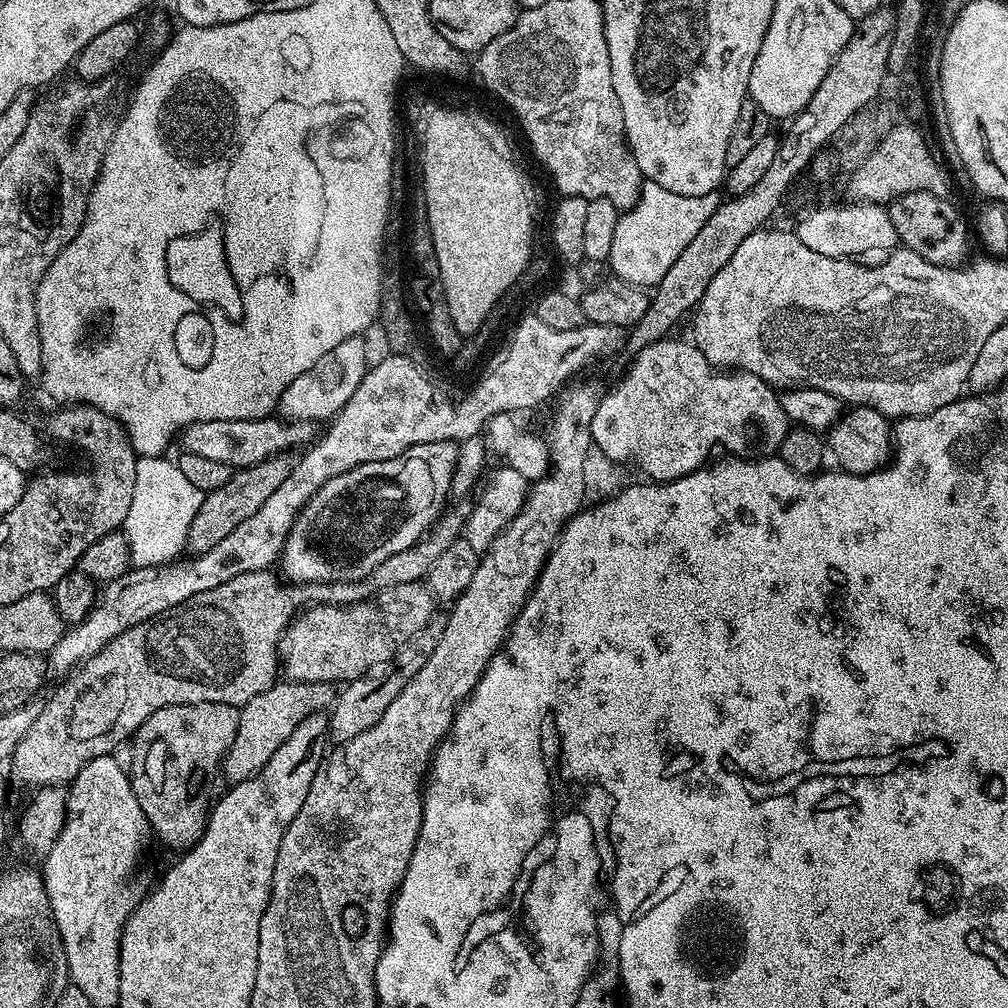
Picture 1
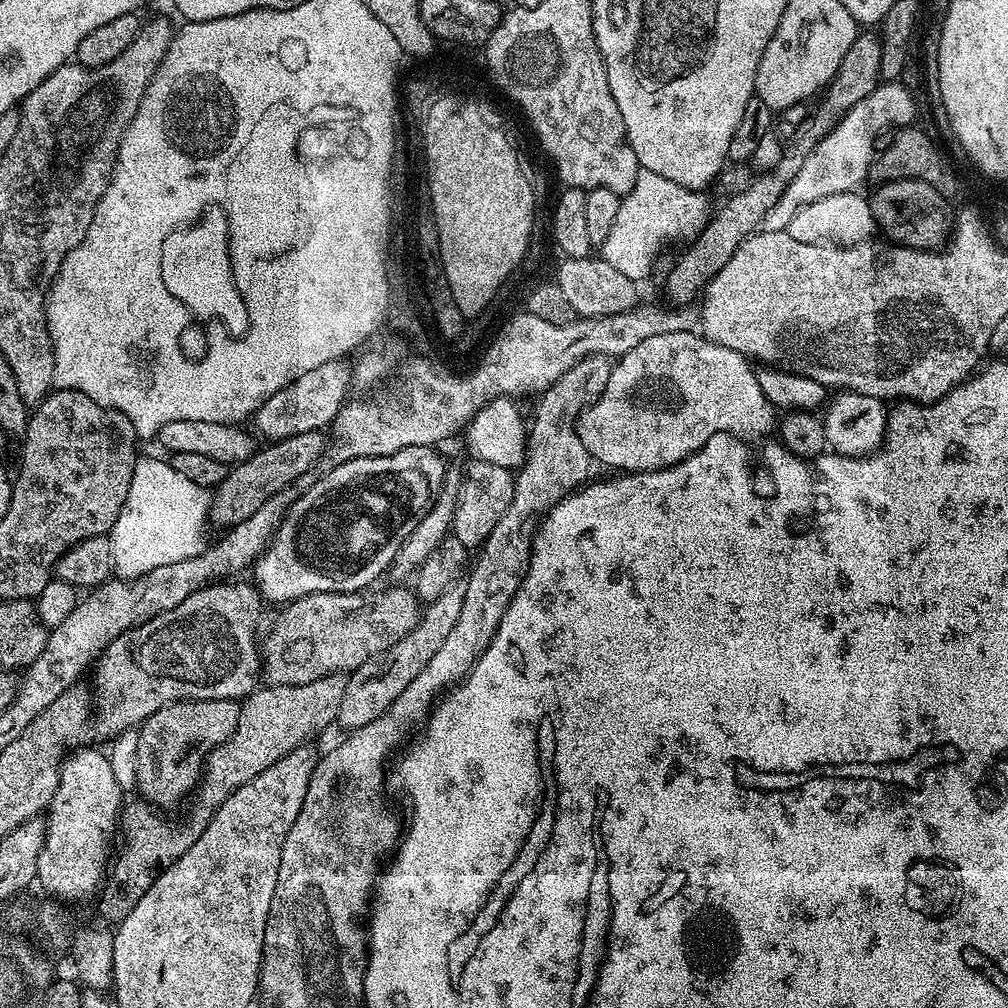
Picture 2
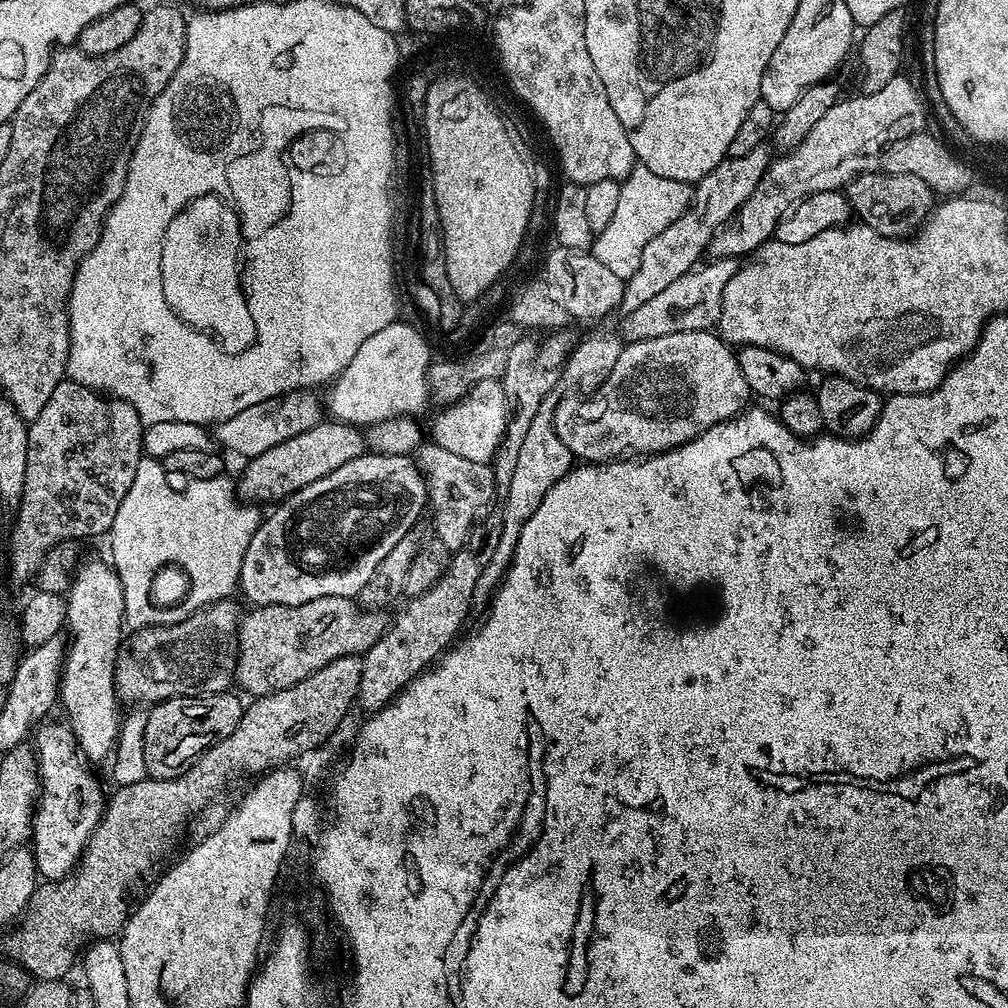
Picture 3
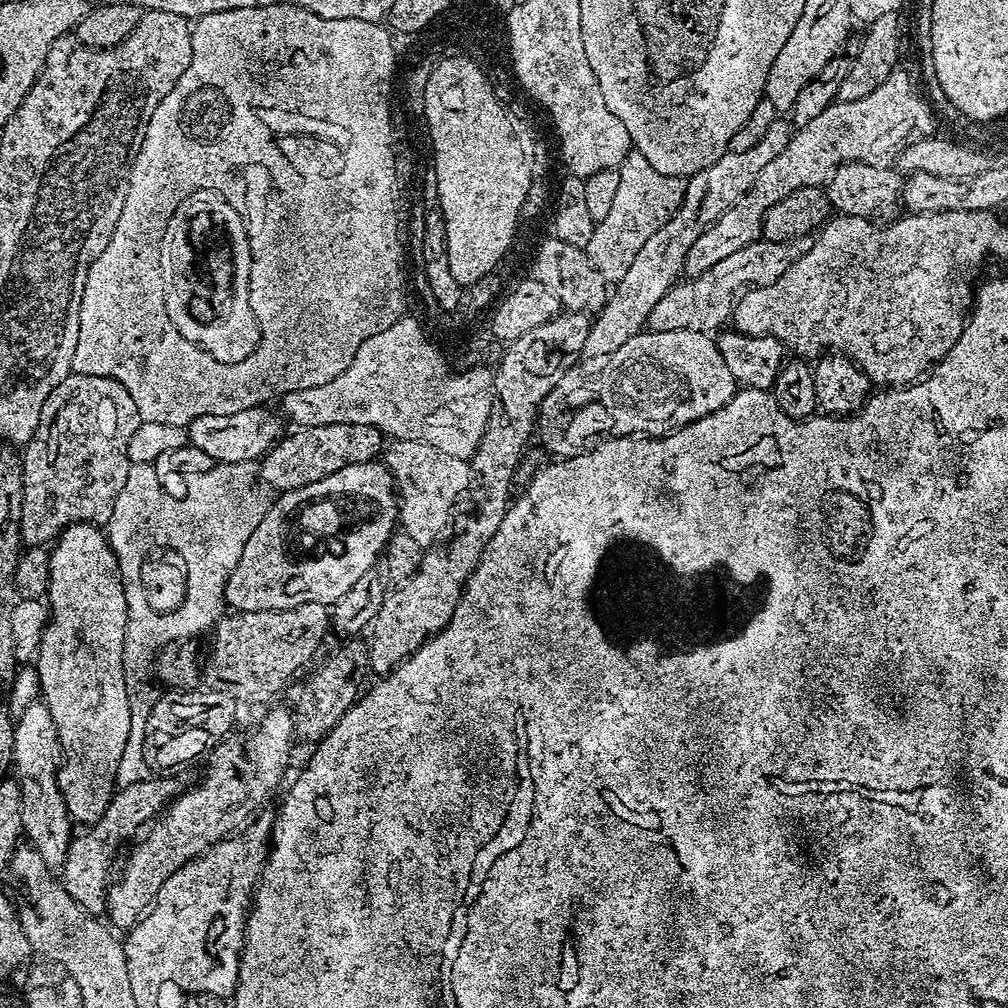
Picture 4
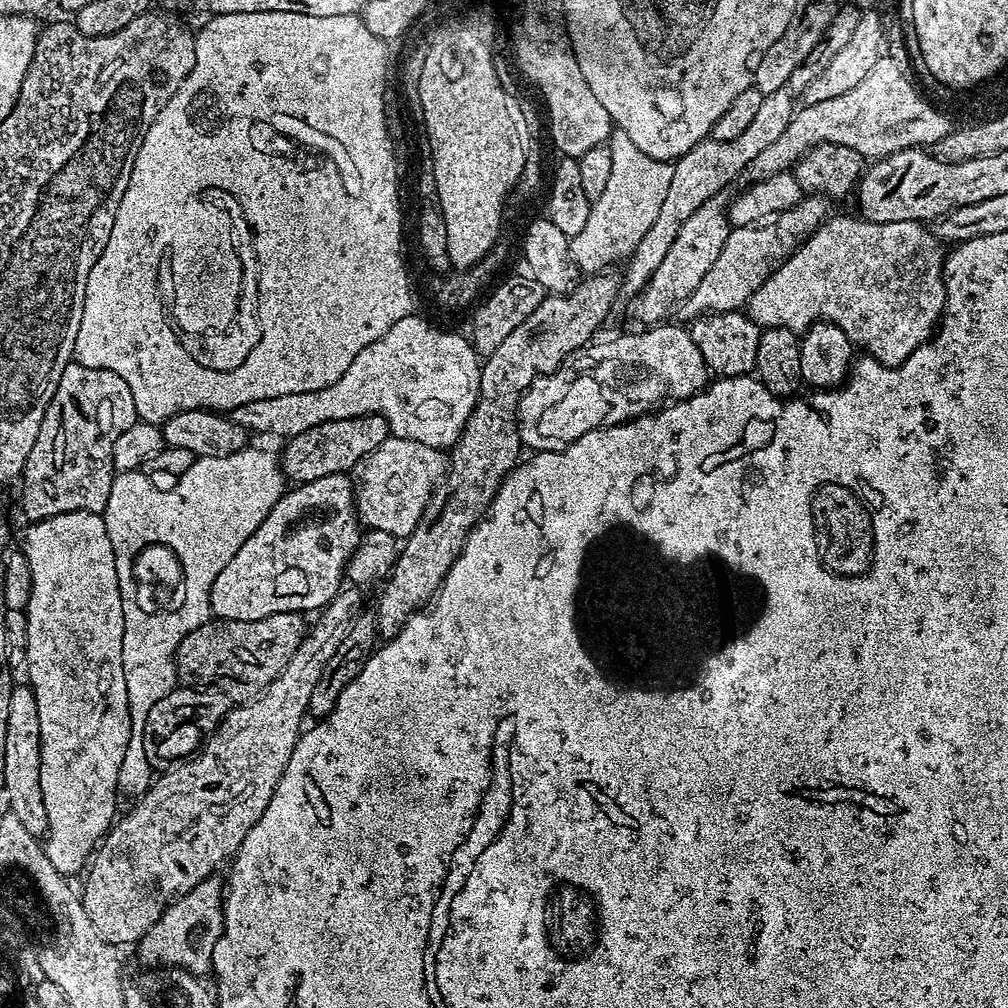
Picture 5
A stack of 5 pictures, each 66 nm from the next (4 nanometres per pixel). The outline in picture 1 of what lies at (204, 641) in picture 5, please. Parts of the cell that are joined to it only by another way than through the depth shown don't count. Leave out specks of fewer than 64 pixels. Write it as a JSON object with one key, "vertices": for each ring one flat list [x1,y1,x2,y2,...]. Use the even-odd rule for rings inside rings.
{"vertices":[[420,582,381,588,368,599,347,606,313,603,307,610,301,611,282,634,278,655,283,675,285,672,288,680,301,680,307,684,335,685,336,680,356,680,362,674,366,674,370,666,386,662,406,641,419,634,432,621,432,604,434,605,433,595]]}

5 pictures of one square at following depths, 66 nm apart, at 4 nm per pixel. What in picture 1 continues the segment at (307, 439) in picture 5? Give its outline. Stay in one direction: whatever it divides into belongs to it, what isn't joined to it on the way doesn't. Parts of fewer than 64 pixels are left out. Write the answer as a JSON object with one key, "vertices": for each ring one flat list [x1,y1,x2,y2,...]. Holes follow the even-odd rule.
{"vertices":[[279,452,277,456,258,462,254,466,233,471,230,482,226,482,226,486,218,486,218,490,207,493,202,506,198,506,198,514,194,514,194,522,190,522,187,551,199,554,218,546,218,542,222,542,222,538,226,538,230,530,246,522,246,518,256,513,262,502,266,502,266,498,270,498,270,494,274,494,274,490,278,490,282,482,286,482,286,477,290,470,294,470,296,462,297,457,292,452]]}

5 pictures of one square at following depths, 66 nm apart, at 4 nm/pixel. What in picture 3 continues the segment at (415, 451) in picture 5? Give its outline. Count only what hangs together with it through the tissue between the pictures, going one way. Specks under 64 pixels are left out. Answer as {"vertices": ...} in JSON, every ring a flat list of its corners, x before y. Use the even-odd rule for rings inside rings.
{"vertices":[[424,442,418,449,418,467,428,485,430,512,436,515,435,539,451,553,459,552,473,539,472,527,476,519,487,514,492,499,498,495,491,463,470,462,470,458,450,454,450,450,442,450,435,442]]}

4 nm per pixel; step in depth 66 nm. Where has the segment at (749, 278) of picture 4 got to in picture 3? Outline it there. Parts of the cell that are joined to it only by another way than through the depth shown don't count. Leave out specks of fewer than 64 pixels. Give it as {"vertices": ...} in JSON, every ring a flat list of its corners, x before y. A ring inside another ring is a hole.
{"vertices":[[717,257,707,262,682,275,677,281,670,282,645,305,628,312,618,328,622,340,632,343,646,341,647,338,662,338,663,335,713,329,720,320,722,295,725,294,726,283,730,282,730,278,736,273,739,263,735,257]]}

